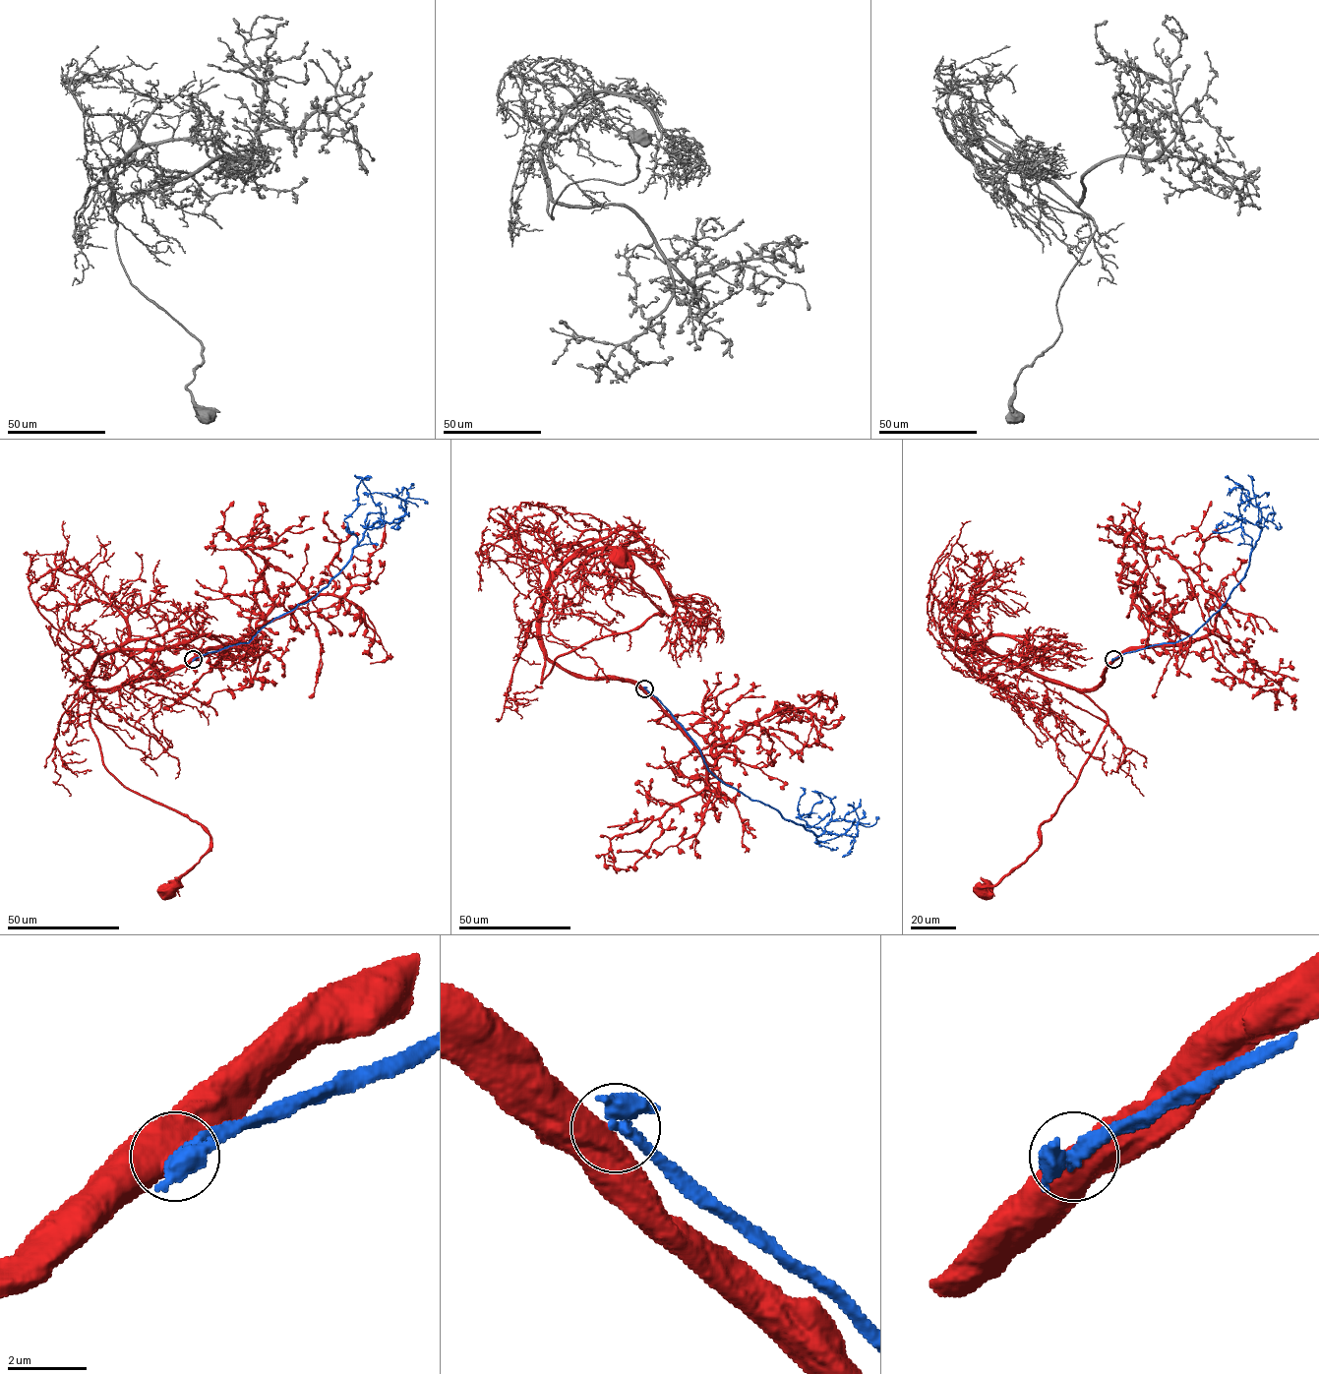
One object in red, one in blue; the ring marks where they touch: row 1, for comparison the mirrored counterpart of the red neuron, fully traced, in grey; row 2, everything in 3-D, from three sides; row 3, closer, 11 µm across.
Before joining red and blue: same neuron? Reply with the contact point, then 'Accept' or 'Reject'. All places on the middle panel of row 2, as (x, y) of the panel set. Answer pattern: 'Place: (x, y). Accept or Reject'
Place: (644, 688). Reject

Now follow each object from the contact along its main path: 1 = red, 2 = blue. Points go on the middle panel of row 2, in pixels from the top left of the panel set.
1: (644, 688), (585, 678), (545, 656), (541, 683), (562, 655), (663, 615), (631, 577), (632, 564), (621, 560)
2: (644, 688), (727, 785), (816, 836), (856, 836), (857, 826), (814, 842)

